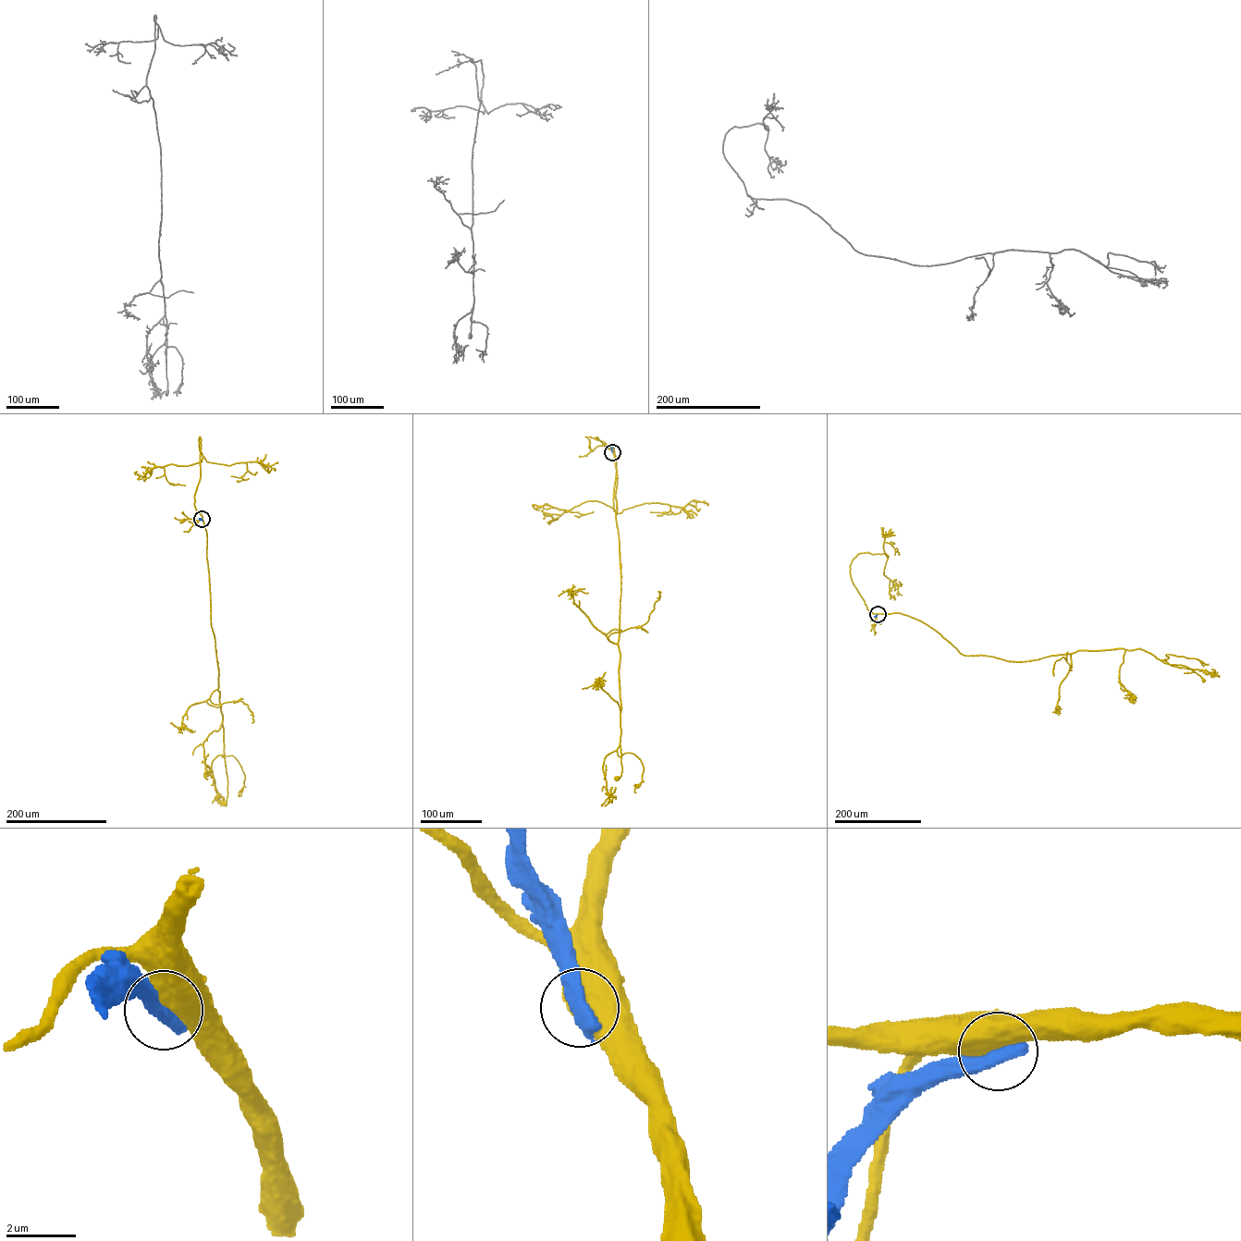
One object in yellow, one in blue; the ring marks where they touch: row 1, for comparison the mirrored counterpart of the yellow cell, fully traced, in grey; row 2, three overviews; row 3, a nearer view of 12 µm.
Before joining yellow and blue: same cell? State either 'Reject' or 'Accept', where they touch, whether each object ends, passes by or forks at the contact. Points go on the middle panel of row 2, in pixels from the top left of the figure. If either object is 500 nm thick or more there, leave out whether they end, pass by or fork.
Reject. Place: (612, 452)

